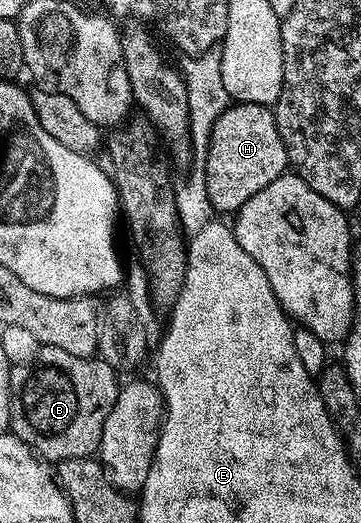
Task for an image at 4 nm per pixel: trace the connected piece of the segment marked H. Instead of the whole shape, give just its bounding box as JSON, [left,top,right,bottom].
[203,103,291,213]

